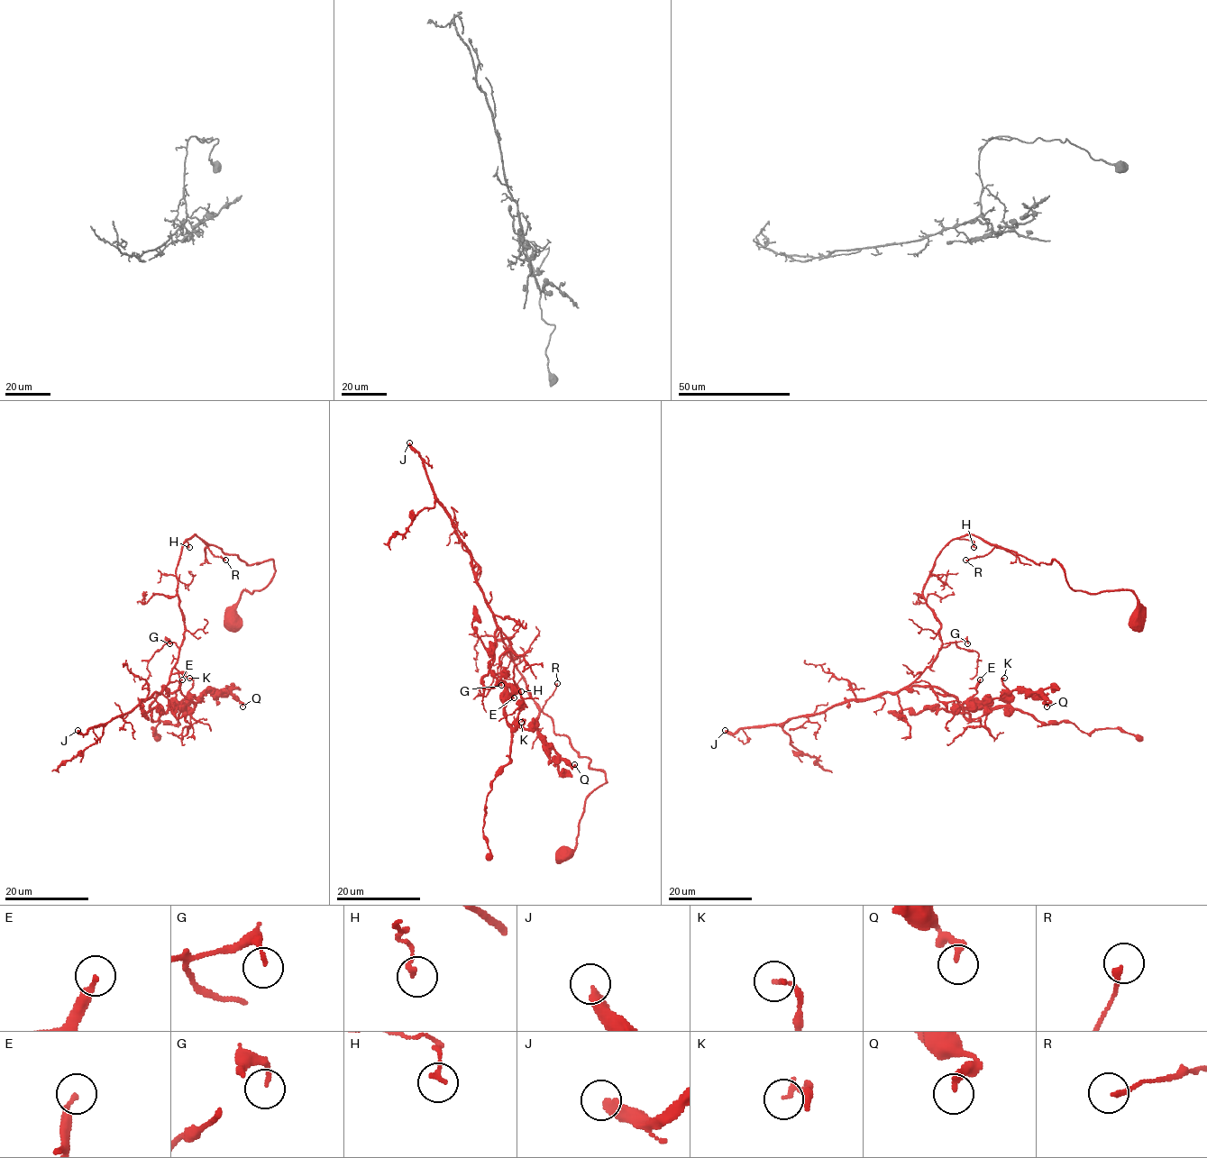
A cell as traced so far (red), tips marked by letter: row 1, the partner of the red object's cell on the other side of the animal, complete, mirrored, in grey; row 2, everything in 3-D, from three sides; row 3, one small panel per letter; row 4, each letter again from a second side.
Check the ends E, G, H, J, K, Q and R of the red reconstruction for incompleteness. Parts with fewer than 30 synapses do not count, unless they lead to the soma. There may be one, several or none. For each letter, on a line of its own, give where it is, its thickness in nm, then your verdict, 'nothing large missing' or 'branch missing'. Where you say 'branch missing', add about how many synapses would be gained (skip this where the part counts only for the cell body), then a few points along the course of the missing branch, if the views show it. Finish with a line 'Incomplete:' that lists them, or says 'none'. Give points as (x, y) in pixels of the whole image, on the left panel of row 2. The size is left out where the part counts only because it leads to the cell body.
E: (182, 679) | 200 nm | nothing large missing
G: (169, 643) | 130 nm | nothing large missing
H: (189, 547) | 180 nm | nothing large missing
J: (77, 730) | 340 nm | branch missing | 35 syn | (77, 730), (61, 722), (11, 716), (0, 708), (17, 716)
K: (189, 678) | 180 nm | nothing large missing
Q: (242, 706) | 280 nm | nothing large missing
R: (225, 560) | 160 nm | nothing large missing
Incomplete: J

